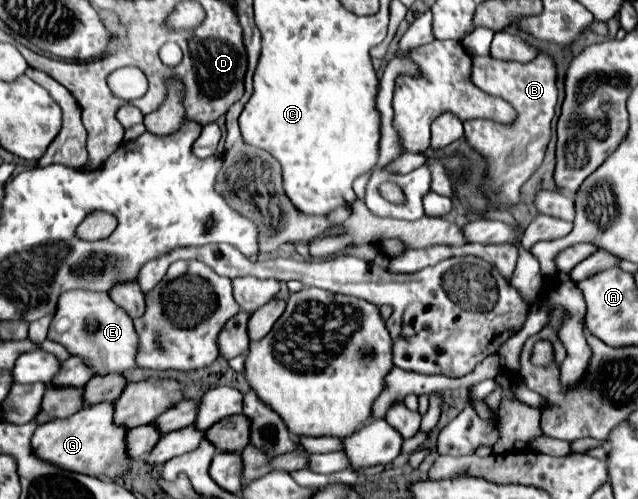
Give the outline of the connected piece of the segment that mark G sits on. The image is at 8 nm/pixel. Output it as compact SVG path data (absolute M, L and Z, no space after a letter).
M101 402L95 406L85 406L69 418L51 420L37 426L31 438L31 448L35 456L47 460L49 464L55 464L57 468L89 476L115 478L123 474L129 464L129 458L125 454L125 434L125 428L117 428L113 424L113 404Z

